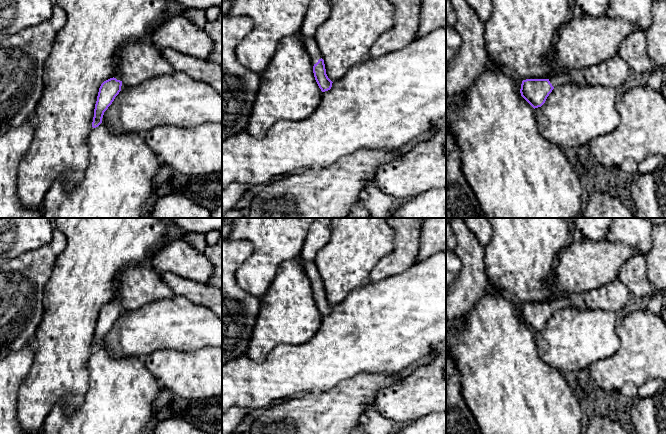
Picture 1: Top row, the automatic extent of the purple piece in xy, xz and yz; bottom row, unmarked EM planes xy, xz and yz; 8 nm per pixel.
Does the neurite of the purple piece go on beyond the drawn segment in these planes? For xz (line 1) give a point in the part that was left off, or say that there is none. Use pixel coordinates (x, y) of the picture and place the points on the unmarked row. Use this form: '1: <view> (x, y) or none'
1: xz (311, 271)

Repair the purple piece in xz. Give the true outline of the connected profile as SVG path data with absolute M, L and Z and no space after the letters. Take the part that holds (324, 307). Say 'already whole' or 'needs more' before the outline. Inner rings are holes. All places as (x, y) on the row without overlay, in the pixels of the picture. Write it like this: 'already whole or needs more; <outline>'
needs more; M303 261L306 276L310 280L315 304L322 316L328 315L332 311L332 305L326 298L324 284L314 262Z

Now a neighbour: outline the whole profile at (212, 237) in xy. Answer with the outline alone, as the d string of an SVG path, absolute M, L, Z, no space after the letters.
M213 230L205 234L208 246L213 246L219 239L219 231Z

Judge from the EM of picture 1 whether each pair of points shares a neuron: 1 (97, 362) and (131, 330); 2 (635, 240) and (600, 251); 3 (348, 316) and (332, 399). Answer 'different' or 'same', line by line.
1: different
2: different
3: different

